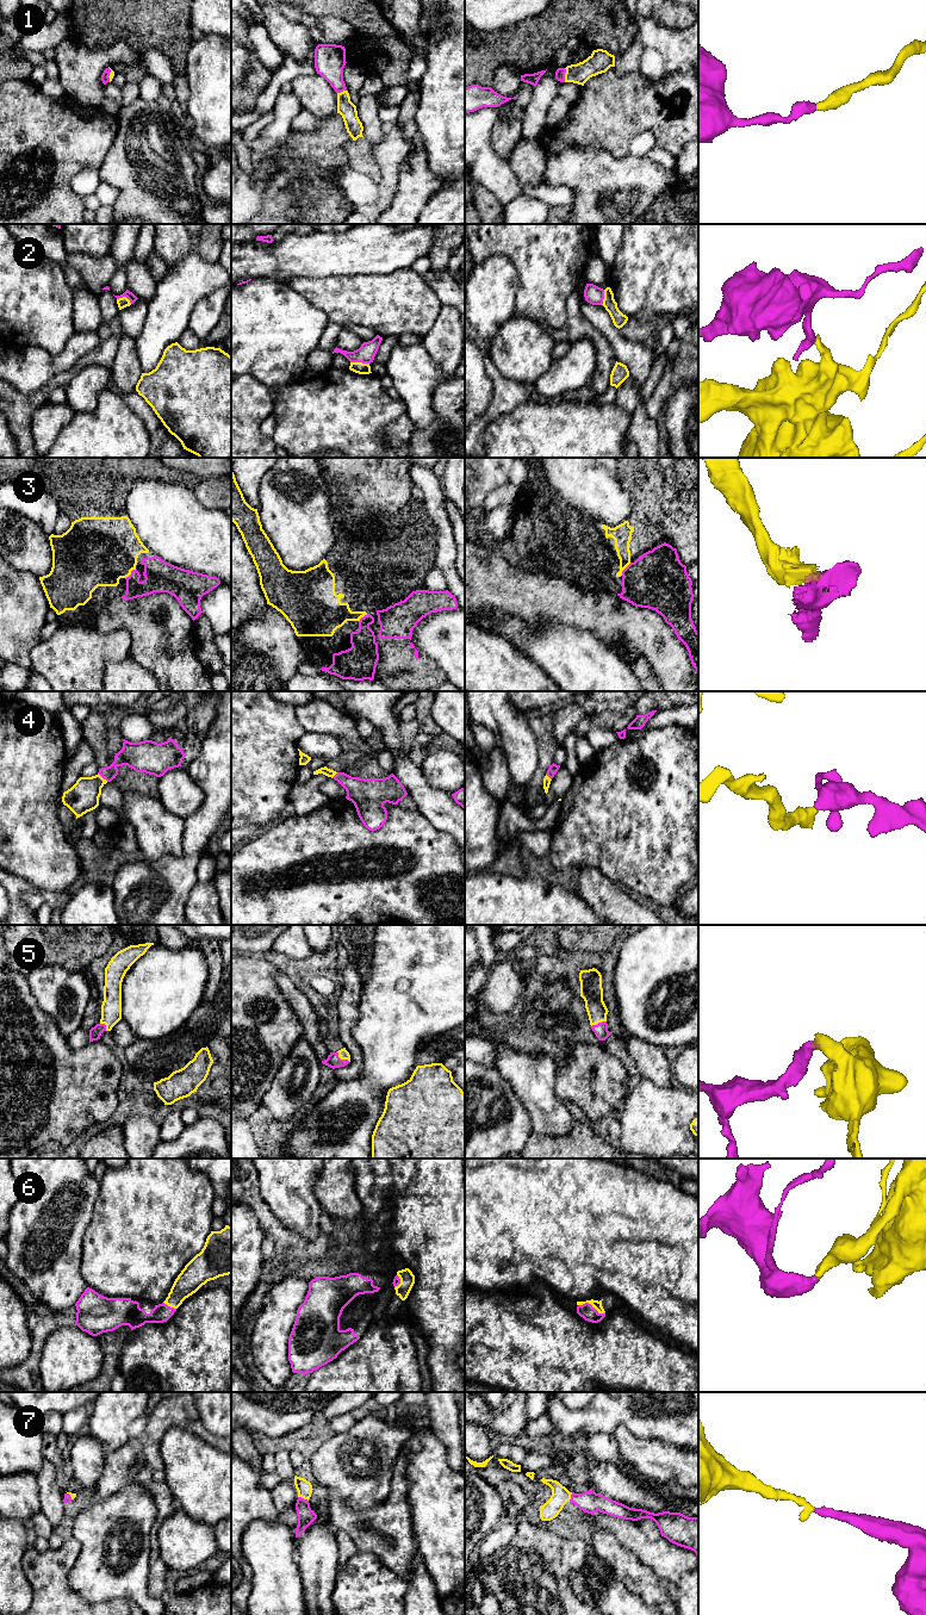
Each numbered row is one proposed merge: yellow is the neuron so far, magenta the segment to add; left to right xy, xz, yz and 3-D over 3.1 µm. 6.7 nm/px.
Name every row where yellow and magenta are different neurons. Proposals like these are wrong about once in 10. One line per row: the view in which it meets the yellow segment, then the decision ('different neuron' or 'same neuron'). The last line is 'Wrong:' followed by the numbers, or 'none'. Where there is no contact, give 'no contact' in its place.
1: contact in yz; same neuron
2: contact in xz; different neuron
3: contact in xy; same neuron
4: contact in xy; same neuron
5: contact in xz; same neuron
6: contact in yz; same neuron
7: contact in xz; same neuron
Wrong: 2

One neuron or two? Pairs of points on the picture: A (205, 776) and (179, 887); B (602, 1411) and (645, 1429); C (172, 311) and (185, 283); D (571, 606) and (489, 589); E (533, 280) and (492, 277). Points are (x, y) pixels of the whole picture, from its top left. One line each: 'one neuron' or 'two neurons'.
A: one neuron
B: one neuron
C: one neuron
D: one neuron
E: two neurons

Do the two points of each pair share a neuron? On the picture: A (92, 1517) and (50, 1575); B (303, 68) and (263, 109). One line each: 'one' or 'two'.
A: two
B: one

